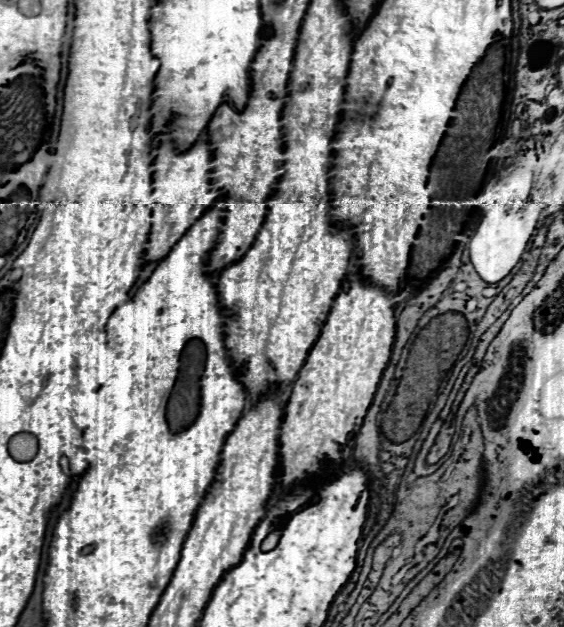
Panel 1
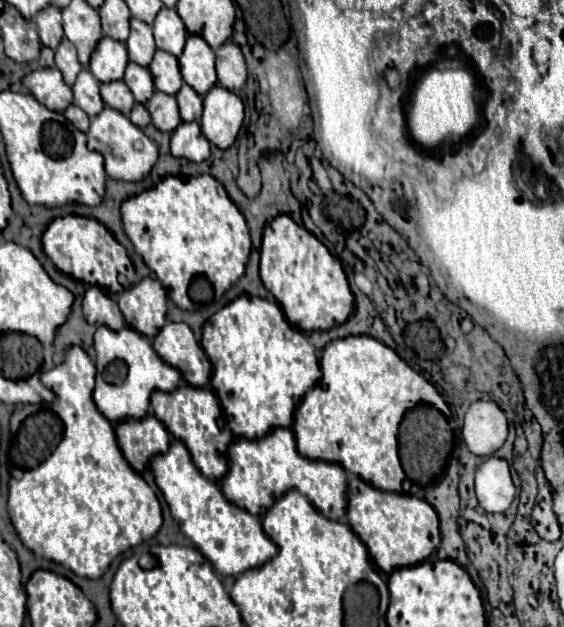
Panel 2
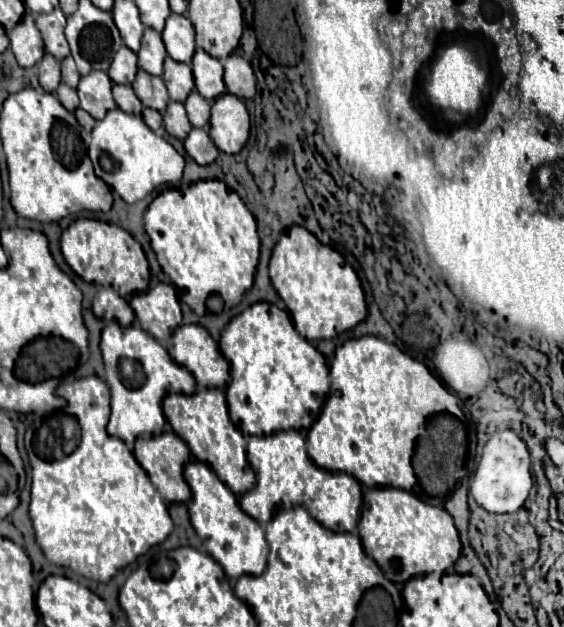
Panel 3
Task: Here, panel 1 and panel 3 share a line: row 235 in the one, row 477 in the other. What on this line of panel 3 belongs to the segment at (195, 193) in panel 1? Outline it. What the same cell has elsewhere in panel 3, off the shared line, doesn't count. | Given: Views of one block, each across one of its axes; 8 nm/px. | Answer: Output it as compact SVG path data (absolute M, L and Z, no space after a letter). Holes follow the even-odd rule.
M166 430L158 436L138 438L134 444L134 456L166 502L188 502L192 498L192 490L184 480L184 468L192 460L192 454L190 454L190 448L186 448L186 442L178 434L174 434L172 430Z

